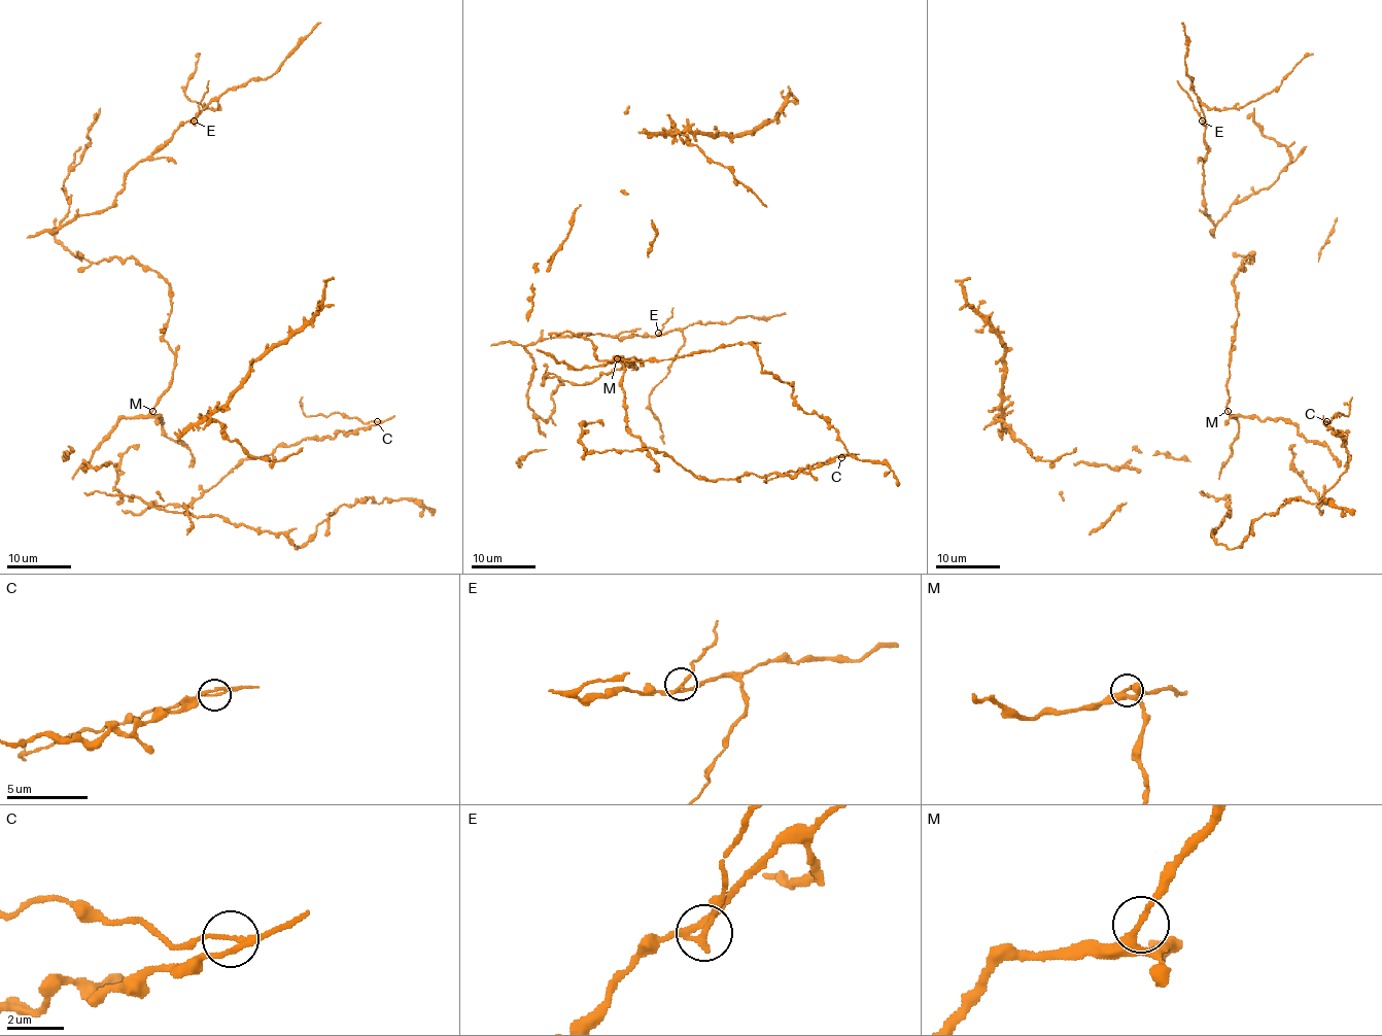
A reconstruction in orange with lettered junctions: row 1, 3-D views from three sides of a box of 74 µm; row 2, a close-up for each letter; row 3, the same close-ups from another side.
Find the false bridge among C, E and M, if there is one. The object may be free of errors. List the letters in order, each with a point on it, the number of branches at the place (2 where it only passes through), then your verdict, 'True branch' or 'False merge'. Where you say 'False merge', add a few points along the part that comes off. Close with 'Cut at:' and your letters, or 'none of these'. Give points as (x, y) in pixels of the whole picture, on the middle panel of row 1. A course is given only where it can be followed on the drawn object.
C: Place: (841, 457). Branches: 3. False merge. Course of the part to remove: (840, 457), (785, 472), (764, 481), (767, 483)
E: Place: (658, 333). Branches: 3. True branch
M: Place: (617, 358). Branches: 3. True branch
Cut at: C

